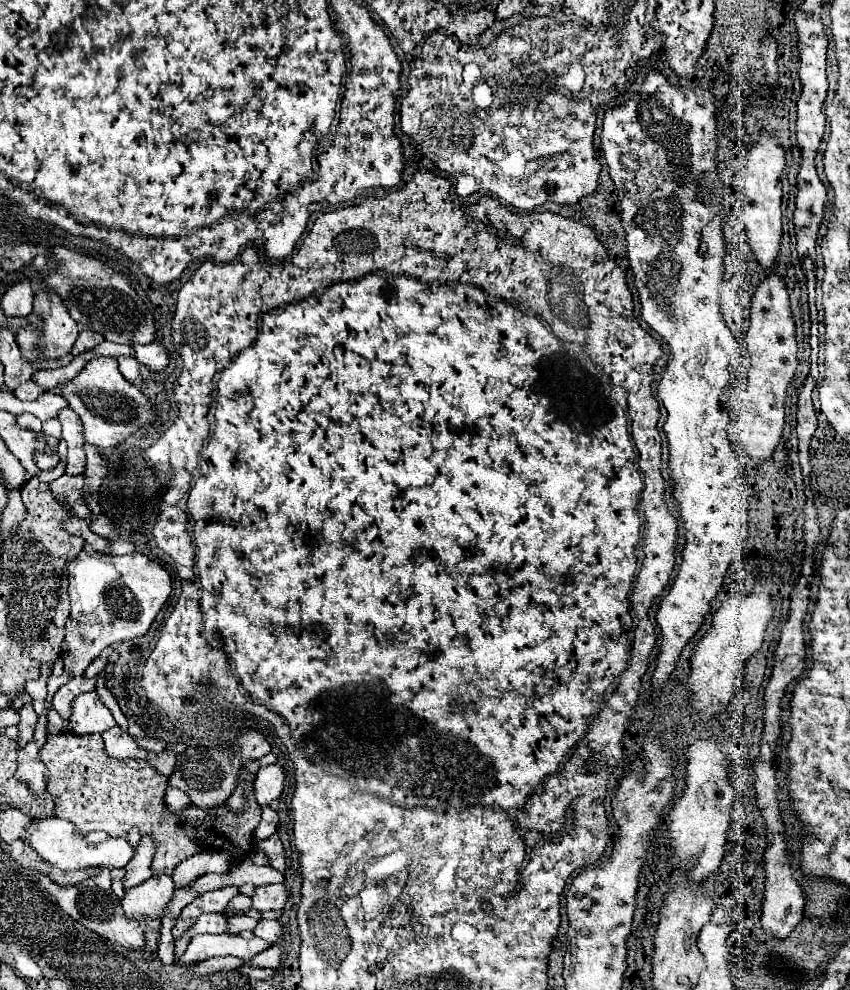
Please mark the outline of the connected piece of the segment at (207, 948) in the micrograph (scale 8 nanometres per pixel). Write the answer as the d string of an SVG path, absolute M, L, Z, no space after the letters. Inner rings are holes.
M195 935L187 951L181 955L181 963L197 963L217 955L233 955L249 961L267 947L269 943L256 936L243 939L239 935Z

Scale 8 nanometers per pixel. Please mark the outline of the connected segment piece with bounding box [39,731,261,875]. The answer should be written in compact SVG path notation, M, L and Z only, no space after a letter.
M69 731L61 733L61 735L49 735L47 743L41 747L39 751L41 761L47 767L47 791L55 797L57 801L57 809L55 815L63 817L67 821L71 821L75 825L75 829L81 835L87 835L89 831L107 831L111 837L127 837L127 833L131 831L131 827L137 827L141 831L141 835L151 835L155 839L157 851L151 863L151 871L153 875L171 875L173 869L187 857L199 853L201 849L209 849L213 845L213 849L217 851L229 851L233 859L239 859L243 855L247 855L247 851L251 851L253 843L251 843L251 835L253 829L257 827L259 819L261 819L261 807L257 805L255 797L253 797L253 775L249 775L245 769L241 769L241 779L247 781L249 785L249 793L247 793L247 803L243 813L239 815L231 815L227 811L225 805L211 809L211 811L203 811L195 805L191 805L189 809L183 811L181 817L177 815L169 815L163 795L167 789L167 777L159 775L159 771L155 771L155 767L151 767L151 763L147 763L145 759L131 759L131 761L121 761L121 759L113 759L105 753L103 747L103 739L99 733L91 733L91 735L73 735Z

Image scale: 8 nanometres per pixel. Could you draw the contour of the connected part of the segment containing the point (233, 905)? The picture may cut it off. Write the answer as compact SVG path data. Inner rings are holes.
M239 893L237 897L233 897L233 899L231 899L231 903L227 905L227 909L225 909L225 911L229 911L229 909L231 909L231 911L245 911L245 909L249 909L249 907L251 907L251 899Z

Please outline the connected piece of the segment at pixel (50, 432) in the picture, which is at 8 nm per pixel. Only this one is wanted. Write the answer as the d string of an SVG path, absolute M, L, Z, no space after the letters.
M57 417L45 421L42 426L42 432L47 436L52 436L56 439L61 439L61 423Z

